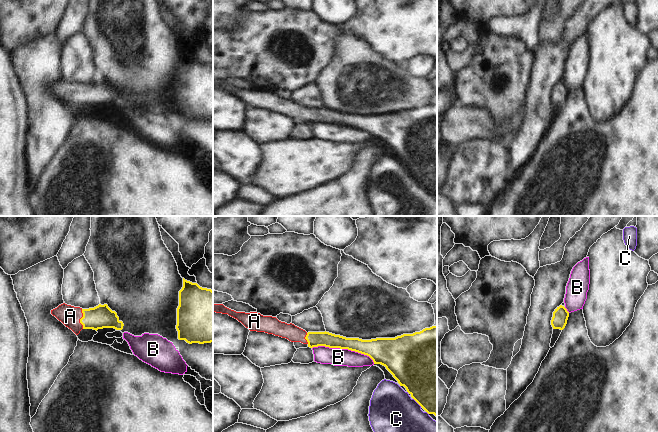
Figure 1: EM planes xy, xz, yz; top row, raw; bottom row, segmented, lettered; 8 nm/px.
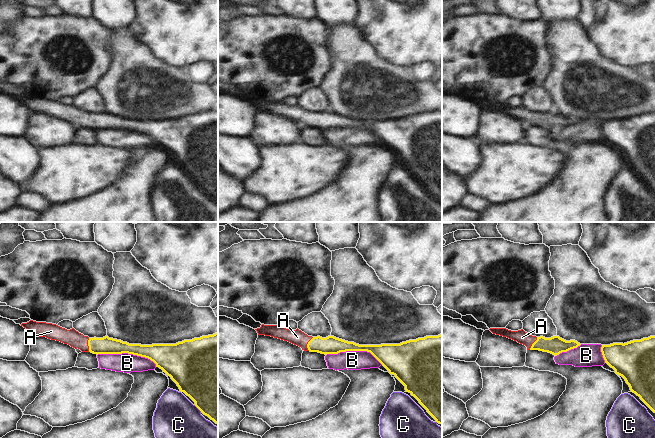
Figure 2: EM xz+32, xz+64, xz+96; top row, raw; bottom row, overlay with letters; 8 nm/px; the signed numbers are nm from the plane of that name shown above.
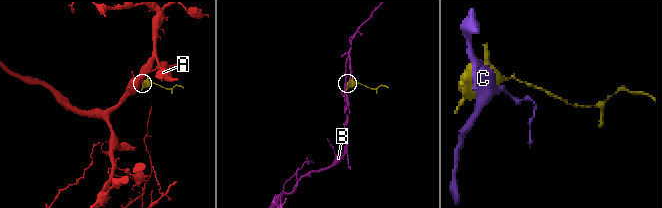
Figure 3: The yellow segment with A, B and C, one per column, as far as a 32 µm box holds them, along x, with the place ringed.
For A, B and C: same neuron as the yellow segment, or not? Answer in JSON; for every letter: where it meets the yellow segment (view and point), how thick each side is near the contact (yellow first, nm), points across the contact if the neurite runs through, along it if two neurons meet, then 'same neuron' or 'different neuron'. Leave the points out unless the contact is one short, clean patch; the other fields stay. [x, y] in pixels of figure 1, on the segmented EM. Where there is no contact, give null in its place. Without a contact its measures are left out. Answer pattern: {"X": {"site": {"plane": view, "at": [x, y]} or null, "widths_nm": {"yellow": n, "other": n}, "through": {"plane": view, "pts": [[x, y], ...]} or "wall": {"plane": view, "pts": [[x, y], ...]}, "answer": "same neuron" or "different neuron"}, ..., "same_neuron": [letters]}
{"A": {"site": {"plane": "xy", "at": [80, 319]}, "widths_nm": {"yellow": 190, "other": 170}, "through": {"plane": "xy", "pts": [[101, 316], [80, 319], [70, 316]]}, "answer": "same neuron"}, "B": {"site": {"plane": "xz", "at": [344, 348]}, "widths_nm": {"yellow": 160, "other": 140}, "answer": "different neuron"}, "C": {"site": {"plane": "xz", "at": [417, 402]}, "widths_nm": {"yellow": 480, "other": 360}, "answer": "different neuron"}, "same_neuron": ["A"]}

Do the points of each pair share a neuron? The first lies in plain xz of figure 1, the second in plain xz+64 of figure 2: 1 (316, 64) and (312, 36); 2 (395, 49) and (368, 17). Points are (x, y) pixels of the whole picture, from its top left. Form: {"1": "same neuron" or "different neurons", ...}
{"1": "same neuron", "2": "same neuron"}

